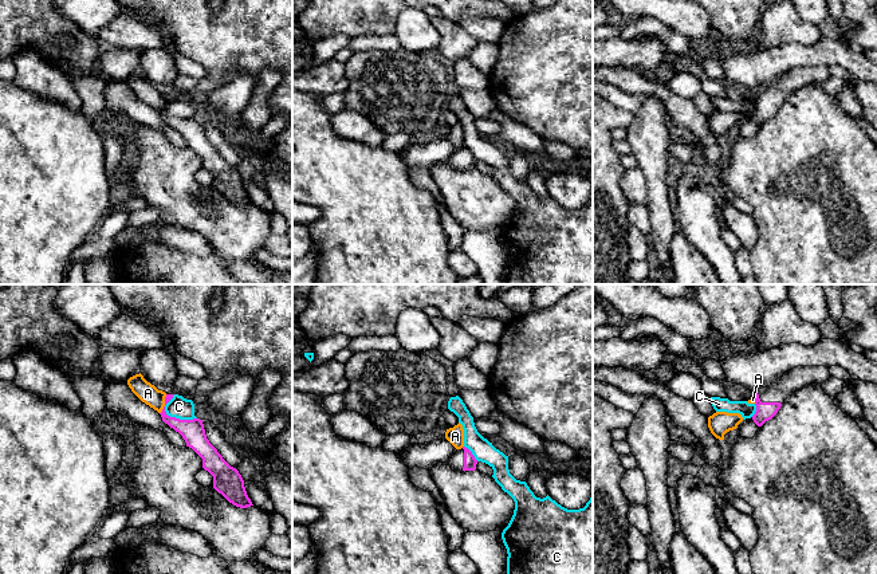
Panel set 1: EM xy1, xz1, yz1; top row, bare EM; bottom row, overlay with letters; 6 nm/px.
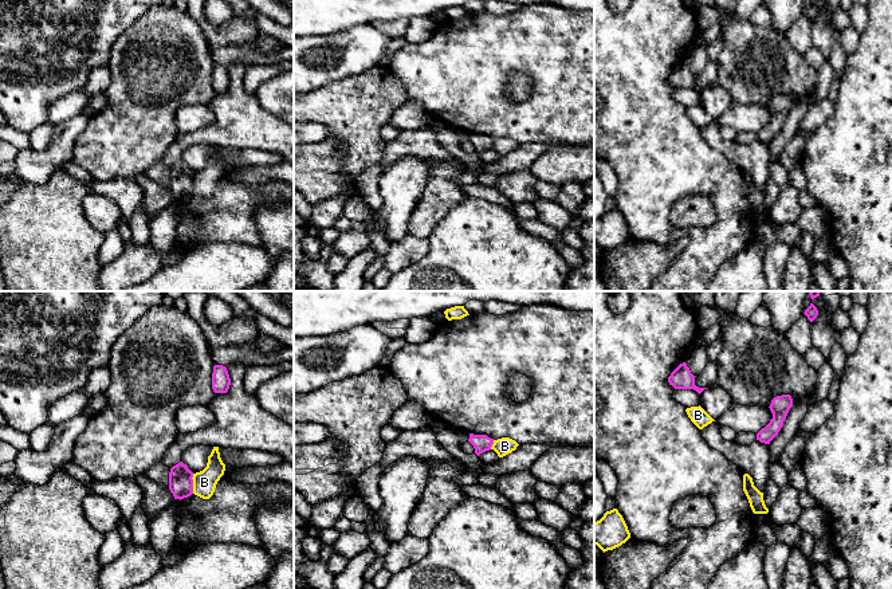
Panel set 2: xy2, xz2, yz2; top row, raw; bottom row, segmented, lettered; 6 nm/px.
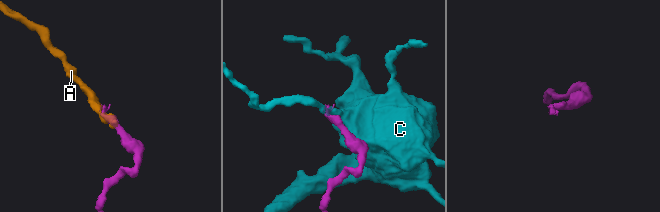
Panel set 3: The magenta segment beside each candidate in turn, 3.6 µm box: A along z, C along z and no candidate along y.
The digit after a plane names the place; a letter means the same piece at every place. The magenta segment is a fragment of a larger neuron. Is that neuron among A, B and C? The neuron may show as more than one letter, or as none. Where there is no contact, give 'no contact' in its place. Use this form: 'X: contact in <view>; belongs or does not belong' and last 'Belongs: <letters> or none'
A: contact in xy1; does not belong
B: contact in xy2; does not belong
C: contact in xy1; does not belong
Belongs: none

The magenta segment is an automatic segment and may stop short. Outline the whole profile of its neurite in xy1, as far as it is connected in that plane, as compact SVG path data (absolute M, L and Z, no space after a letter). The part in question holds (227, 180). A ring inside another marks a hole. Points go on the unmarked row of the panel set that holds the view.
M165 106L160 114L165 123L182 135L186 146L192 148L202 158L202 168L213 176L213 188L219 193L236 207L247 208L253 205L239 170L231 166L207 138L202 119L170 117L166 114Z

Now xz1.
M463 146L447 162L459 170L475 170L477 160L468 148Z

